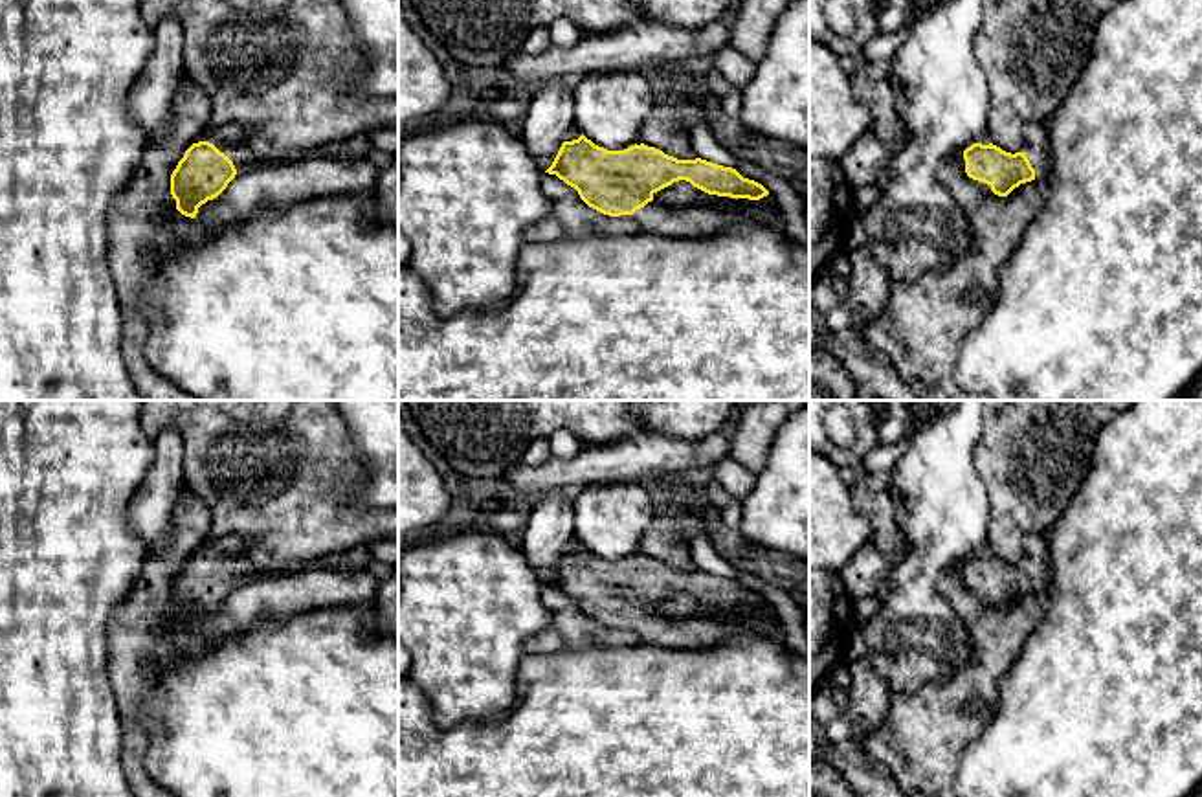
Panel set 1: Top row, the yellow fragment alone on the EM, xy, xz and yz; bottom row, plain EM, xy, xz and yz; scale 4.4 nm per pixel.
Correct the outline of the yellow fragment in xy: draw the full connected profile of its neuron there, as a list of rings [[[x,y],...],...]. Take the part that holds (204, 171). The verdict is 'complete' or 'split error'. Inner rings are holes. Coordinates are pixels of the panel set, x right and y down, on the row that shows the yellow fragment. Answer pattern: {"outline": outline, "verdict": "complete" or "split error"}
{"outline": [[[226,125],[207,141],[193,143],[171,174],[176,209],[195,219],[198,208],[217,198],[237,173],[262,163],[246,145],[246,129]]], "verdict": "split error"}

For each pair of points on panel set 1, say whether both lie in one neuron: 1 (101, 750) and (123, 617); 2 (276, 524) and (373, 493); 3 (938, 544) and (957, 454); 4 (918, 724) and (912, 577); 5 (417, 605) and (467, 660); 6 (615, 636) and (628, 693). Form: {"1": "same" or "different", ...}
{"1": "different", "2": "different", "3": "same", "4": "different", "5": "same", "6": "different"}

